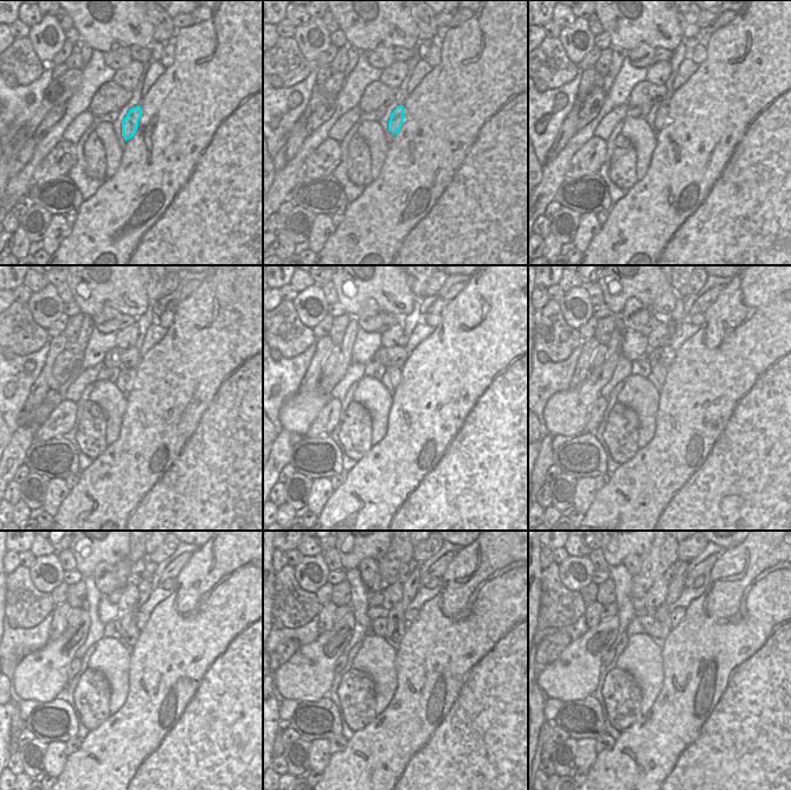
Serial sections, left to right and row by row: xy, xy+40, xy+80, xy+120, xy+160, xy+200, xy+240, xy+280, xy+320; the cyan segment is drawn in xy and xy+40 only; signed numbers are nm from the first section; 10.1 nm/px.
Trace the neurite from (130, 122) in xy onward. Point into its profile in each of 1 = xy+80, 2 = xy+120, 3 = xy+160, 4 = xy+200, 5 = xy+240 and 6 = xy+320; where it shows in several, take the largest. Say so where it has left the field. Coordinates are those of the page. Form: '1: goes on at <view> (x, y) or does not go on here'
1: goes on at xy+80 (661, 119)
2: goes on at xy+120 (130, 376)
3: goes on at xy+160 (394, 374)
4: goes on at xy+200 (658, 371)
5: goes on at xy+240 (130, 633)
6: goes on at xy+320 (662, 624)

